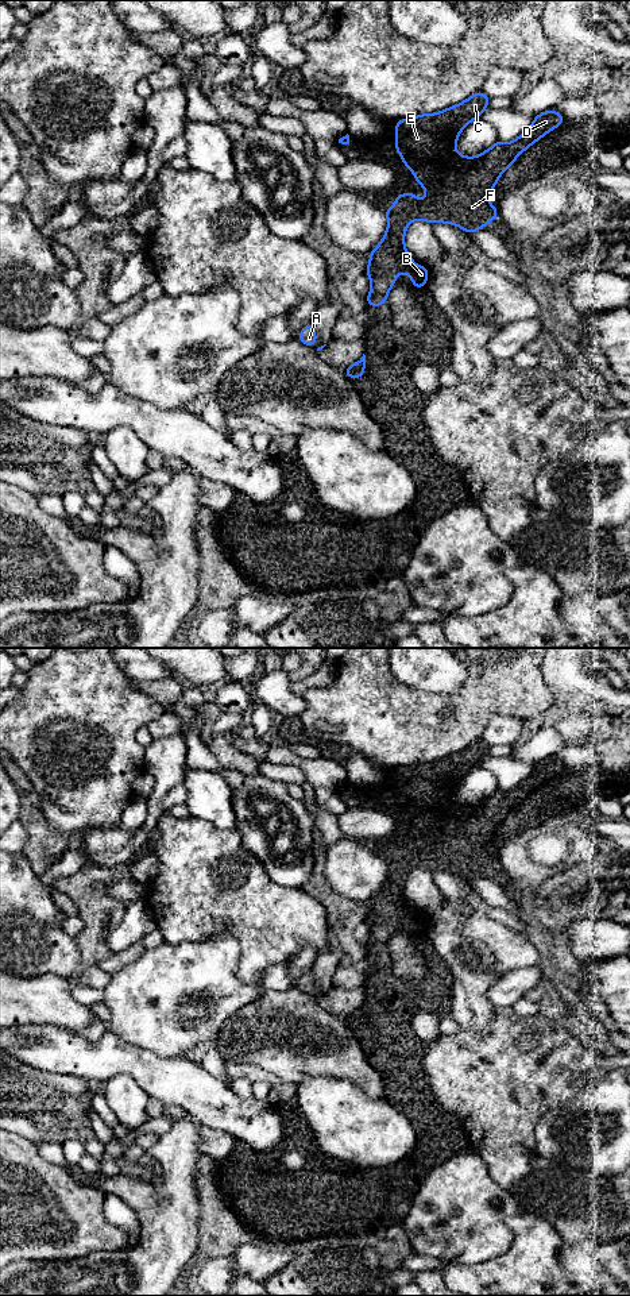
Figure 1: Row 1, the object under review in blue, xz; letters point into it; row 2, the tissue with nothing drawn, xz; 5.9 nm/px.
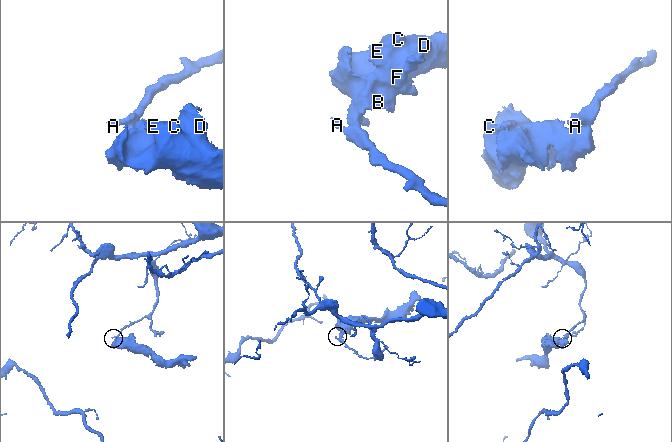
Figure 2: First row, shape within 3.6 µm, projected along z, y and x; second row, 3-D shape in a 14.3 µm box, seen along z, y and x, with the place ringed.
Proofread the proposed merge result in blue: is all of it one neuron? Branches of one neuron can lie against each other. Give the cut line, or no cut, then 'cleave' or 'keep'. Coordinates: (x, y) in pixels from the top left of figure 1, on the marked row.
cut xz (344, 370), (351, 370), (355, 374), (364, 371); cleave

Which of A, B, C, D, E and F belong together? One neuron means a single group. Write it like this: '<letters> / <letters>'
A / B C D E F

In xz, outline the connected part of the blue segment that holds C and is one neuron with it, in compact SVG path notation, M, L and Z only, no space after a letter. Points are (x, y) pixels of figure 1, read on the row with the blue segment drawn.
M479 90L467 100L444 111L422 113L409 120L397 120L395 151L401 155L406 169L414 174L416 182L425 188L426 200L420 201L409 190L405 194L395 194L395 205L384 209L389 221L386 234L380 243L368 254L370 262L366 274L370 277L371 289L366 297L367 306L382 306L386 304L390 289L395 286L397 274L410 274L413 288L422 290L426 285L429 267L424 265L416 266L414 259L405 247L405 232L411 221L447 223L460 227L469 235L486 228L486 224L499 215L498 207L492 207L488 200L499 177L525 150L565 122L560 112L548 109L534 116L530 128L513 142L505 143L496 139L488 150L478 157L460 155L456 151L460 132L488 108L488 100L490 96Z

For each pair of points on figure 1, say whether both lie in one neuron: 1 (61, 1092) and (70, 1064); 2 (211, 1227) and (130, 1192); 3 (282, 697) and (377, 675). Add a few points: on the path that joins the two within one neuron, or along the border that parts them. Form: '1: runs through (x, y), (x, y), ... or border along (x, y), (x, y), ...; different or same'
1: border along (35, 1068), (43, 1072), (76, 1075), (85, 1080); different
2: border along (197, 1191), (198, 1235), (194, 1253); different
3: border along (302, 697), (305, 708), (298, 714); different

